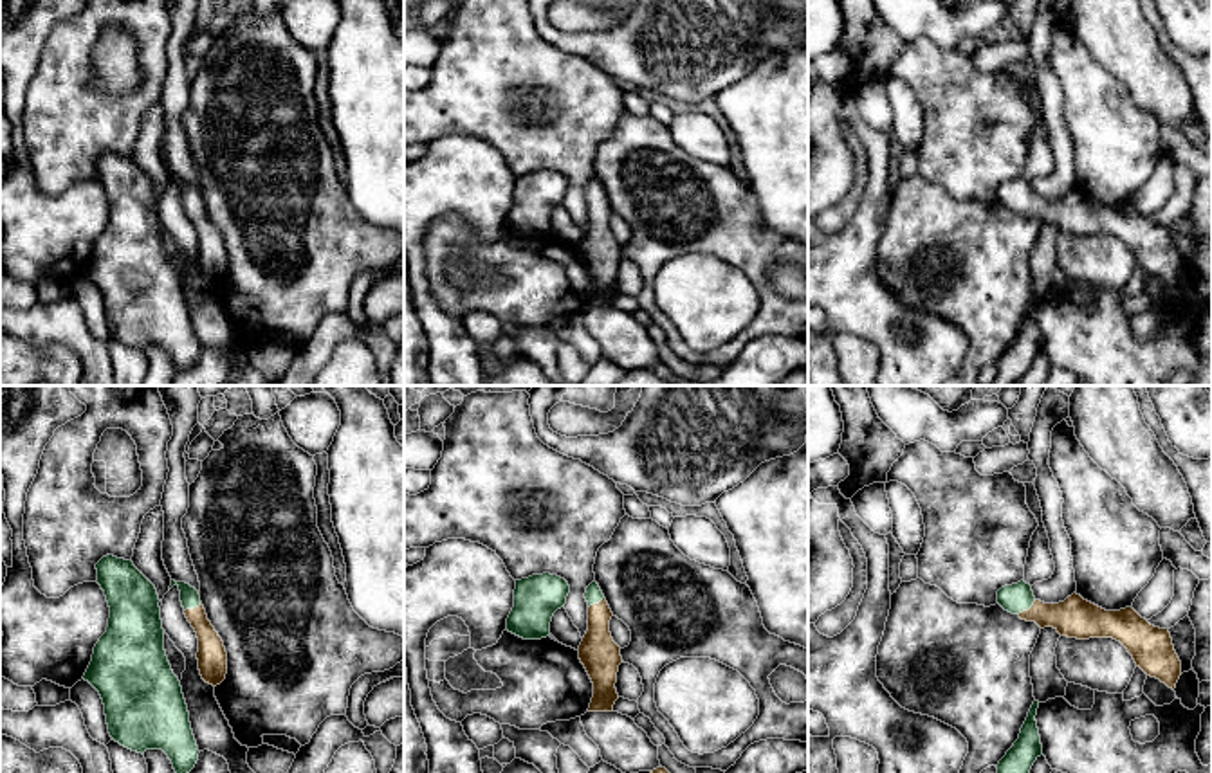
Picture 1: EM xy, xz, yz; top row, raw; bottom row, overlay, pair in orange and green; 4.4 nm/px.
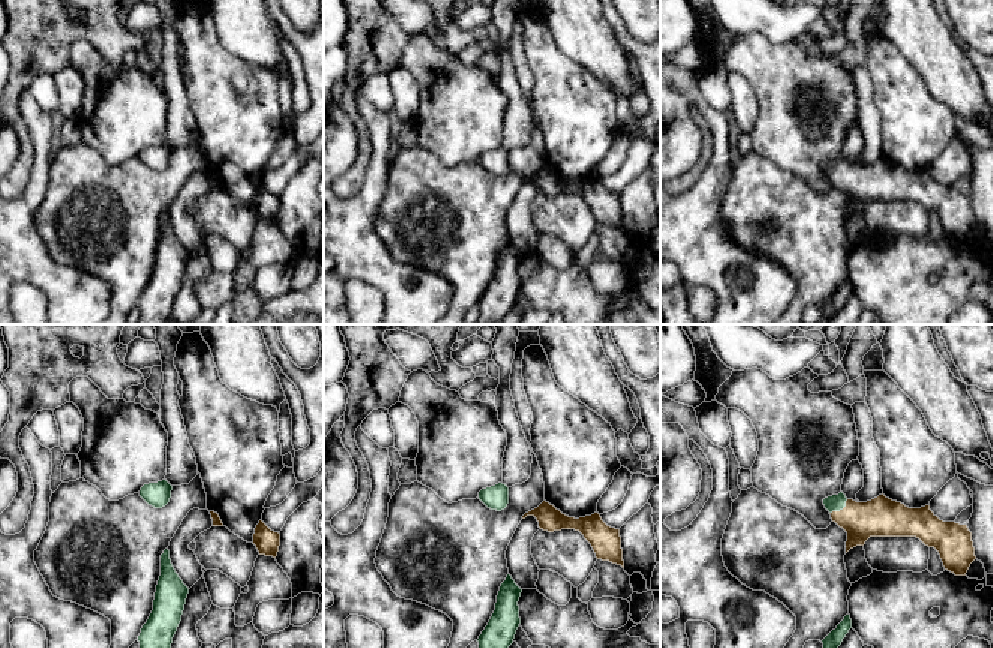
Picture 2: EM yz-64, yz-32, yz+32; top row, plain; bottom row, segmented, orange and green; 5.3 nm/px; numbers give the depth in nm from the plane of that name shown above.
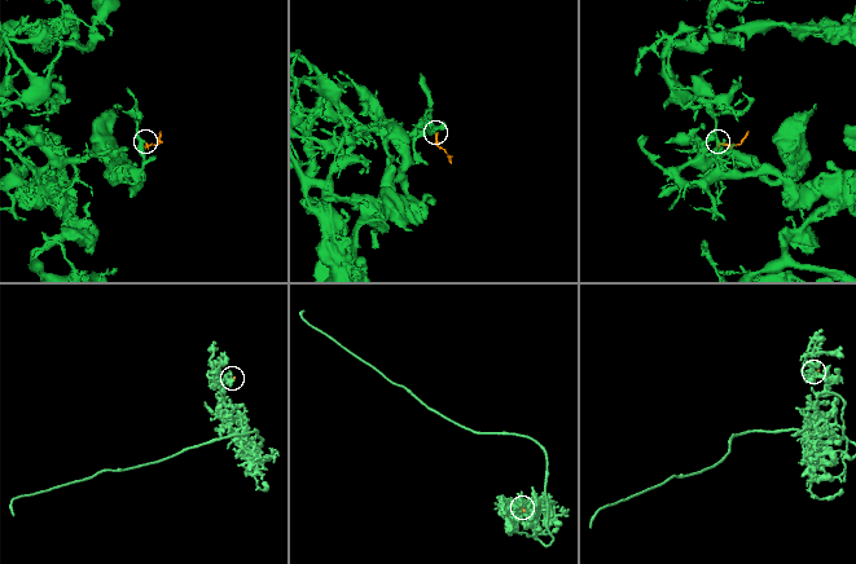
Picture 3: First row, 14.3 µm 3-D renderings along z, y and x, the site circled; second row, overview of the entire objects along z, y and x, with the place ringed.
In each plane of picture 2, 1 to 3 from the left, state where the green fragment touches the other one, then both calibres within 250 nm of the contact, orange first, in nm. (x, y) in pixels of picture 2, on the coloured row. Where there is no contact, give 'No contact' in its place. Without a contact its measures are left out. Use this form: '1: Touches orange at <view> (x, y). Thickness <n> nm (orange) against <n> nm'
1: No contact
2: No contact
3: Touches orange at yz+32 (840, 510). Thickness 200 nm (orange) against 90 nm

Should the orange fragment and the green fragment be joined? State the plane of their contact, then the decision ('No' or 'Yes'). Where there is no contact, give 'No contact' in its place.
Touches orange in yz. Yes

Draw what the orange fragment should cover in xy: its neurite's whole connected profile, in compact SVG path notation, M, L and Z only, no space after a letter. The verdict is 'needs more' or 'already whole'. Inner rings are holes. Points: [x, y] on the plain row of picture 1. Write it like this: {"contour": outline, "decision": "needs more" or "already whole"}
{"contour": "M171 177L171 182L179 182L180 198L184 204L184 211L198 234L198 267L206 279L216 283L225 276L227 270L227 249L222 234L207 216L206 205L200 198L200 191L195 184L186 178Z", "decision": "needs more"}

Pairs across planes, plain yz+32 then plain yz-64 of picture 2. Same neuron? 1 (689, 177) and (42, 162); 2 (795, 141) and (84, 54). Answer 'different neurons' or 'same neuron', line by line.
1: different neurons
2: same neuron

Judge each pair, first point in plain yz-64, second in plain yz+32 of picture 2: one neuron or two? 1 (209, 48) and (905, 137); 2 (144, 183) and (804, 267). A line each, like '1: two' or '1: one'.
1: one
2: one

